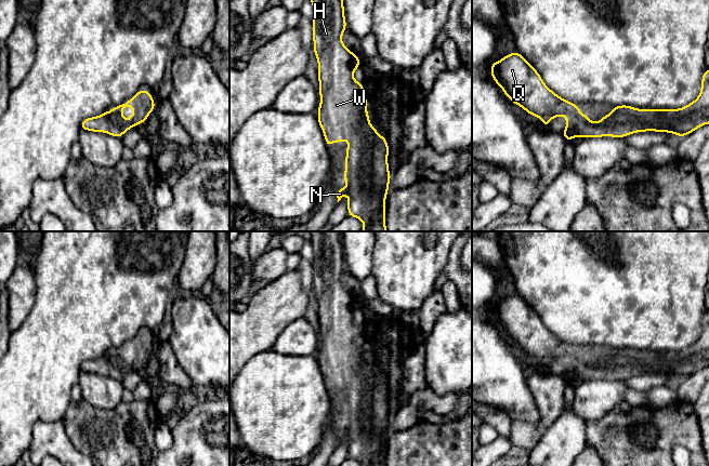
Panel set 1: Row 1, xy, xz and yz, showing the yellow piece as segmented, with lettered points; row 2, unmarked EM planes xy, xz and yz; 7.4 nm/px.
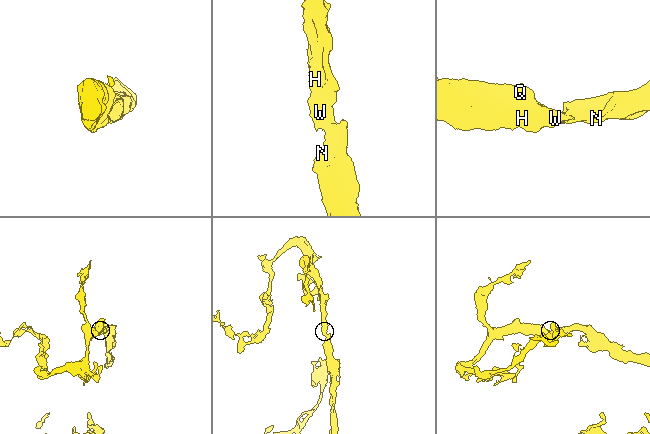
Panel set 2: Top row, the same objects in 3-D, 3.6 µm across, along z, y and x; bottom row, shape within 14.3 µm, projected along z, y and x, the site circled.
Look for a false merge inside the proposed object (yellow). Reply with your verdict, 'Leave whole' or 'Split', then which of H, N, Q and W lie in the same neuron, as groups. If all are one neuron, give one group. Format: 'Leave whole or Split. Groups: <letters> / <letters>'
Leave whole. Groups: H N Q W

